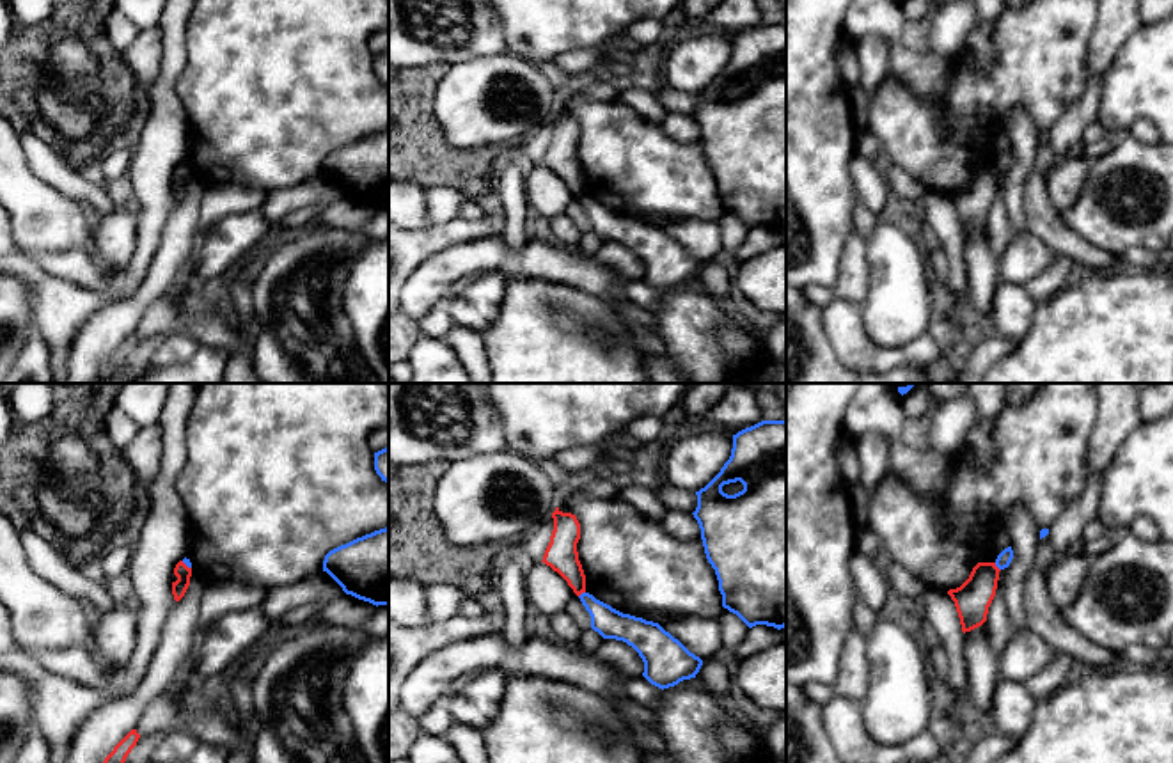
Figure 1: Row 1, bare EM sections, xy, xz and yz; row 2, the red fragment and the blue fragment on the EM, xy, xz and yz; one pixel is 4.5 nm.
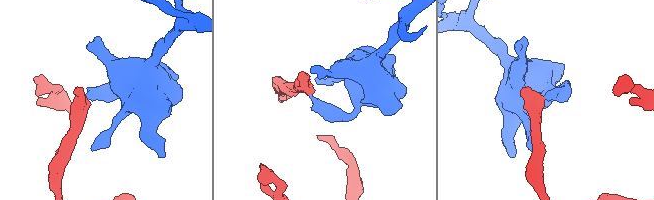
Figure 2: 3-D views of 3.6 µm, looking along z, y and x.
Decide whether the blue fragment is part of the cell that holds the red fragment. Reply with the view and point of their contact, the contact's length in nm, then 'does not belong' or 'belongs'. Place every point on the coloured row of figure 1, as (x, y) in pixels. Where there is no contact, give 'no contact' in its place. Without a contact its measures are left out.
contact yz (996, 566); length 50 nm; does not belong

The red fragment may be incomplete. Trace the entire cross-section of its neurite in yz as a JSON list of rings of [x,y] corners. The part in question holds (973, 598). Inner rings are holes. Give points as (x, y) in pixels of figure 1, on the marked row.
[[[978,562],[960,587],[948,591],[955,602],[964,633],[987,621],[988,607],[996,596],[999,571],[996,562]]]

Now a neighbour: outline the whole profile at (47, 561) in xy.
[[[34,531],[20,532],[23,548],[32,561],[34,570],[57,586],[60,591],[89,600],[105,616],[115,607],[115,602],[105,584],[87,578],[80,568],[71,566],[55,547]]]

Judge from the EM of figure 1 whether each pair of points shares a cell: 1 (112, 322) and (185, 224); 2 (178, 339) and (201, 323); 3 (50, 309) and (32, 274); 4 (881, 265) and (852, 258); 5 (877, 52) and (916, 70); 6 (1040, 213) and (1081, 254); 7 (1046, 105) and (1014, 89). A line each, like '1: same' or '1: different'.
1: same
2: different
3: same
4: different
5: different
6: same
7: same

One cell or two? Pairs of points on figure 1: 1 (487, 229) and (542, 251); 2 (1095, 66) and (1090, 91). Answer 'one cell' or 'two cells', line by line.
1: two cells
2: one cell

